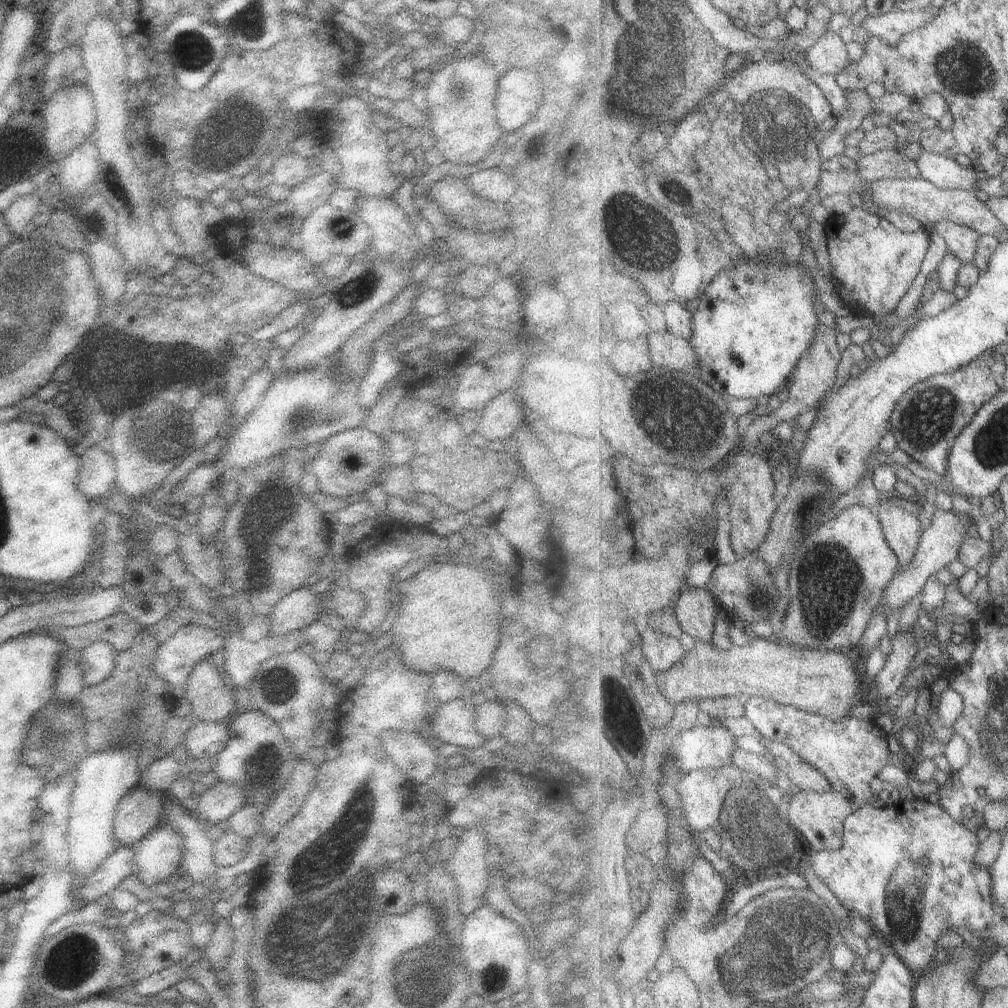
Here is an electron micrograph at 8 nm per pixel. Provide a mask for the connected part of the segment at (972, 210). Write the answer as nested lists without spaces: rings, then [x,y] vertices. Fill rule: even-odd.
[[[919,177],[905,180],[879,180],[868,184],[867,190],[863,192],[867,194],[867,198],[877,202],[879,206],[885,206],[887,210],[897,210],[913,216],[913,219],[919,220],[924,225],[929,234],[935,222],[945,220],[967,226],[980,235],[995,236],[995,238],[999,238],[999,232],[1003,230],[1001,220],[991,212],[986,202],[981,202],[975,196],[973,190],[941,189]]]

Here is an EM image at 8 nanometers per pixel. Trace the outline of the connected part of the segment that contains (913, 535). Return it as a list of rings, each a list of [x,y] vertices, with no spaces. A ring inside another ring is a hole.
[[[880,497],[880,503],[875,510],[882,522],[887,542],[898,554],[900,568],[903,570],[905,566],[909,566],[911,558],[917,552],[923,529],[916,513],[907,512],[901,506],[890,505],[884,498]]]

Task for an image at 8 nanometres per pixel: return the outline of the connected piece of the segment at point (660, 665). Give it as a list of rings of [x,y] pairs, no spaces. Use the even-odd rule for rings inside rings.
[[[644,625],[639,631],[636,645],[641,648],[645,660],[651,664],[653,670],[660,672],[670,670],[679,663],[679,660],[687,656],[687,648],[677,638],[656,632]]]

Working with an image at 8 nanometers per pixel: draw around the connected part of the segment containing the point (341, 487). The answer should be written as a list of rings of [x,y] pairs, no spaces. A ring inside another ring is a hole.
[[[353,427],[327,439],[317,446],[317,452],[309,463],[309,469],[315,474],[318,491],[338,498],[348,498],[367,491],[377,474],[384,469],[381,464],[381,436],[365,430],[365,427]]]

